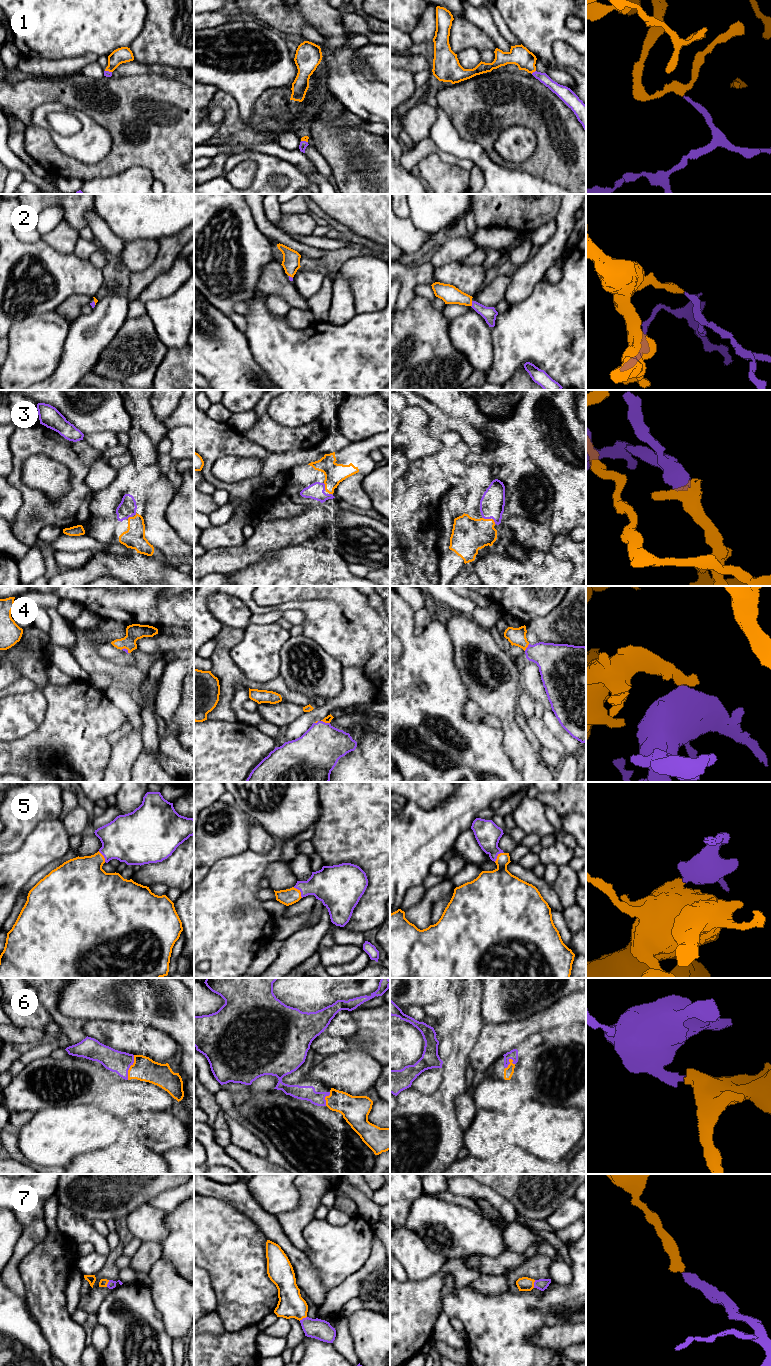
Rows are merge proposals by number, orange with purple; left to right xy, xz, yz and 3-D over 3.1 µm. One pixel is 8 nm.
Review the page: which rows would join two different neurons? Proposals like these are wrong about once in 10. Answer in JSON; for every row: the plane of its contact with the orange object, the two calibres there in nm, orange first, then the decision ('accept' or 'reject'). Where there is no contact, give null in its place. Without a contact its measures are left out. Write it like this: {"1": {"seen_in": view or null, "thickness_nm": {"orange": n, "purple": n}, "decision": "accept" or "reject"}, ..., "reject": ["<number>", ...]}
{"1": {"seen_in": "yz", "thickness_nm": {"orange": 160, "purple": 90}, "decision": "accept"}, "2": {"seen_in": "yz", "thickness_nm": {"orange": 150, "purple": 110}, "decision": "accept"}, "3": {"seen_in": "yz", "thickness_nm": {"orange": 280, "purple": 200}, "decision": "accept"}, "4": {"seen_in": "xz", "thickness_nm": {"orange": 50, "purple": 360}, "decision": "accept"}, "5": {"seen_in": "xz", "thickness_nm": {"orange": 130, "purple": 280}, "decision": "accept"}, "6": {"seen_in": "xy", "thickness_nm": {"orange": 190, "purple": 180}, "decision": "accept"}, "7": {"seen_in": "yz", "thickness_nm": {"orange": 110, "purple": 90}, "decision": "accept"}, "reject": []}

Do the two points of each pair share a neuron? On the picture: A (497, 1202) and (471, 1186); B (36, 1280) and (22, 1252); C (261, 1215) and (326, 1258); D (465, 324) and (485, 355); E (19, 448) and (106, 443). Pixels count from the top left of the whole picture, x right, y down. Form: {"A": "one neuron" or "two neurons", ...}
{"A": "one neuron", "B": "two neurons", "C": "two neurons", "D": "one neuron", "E": "two neurons"}

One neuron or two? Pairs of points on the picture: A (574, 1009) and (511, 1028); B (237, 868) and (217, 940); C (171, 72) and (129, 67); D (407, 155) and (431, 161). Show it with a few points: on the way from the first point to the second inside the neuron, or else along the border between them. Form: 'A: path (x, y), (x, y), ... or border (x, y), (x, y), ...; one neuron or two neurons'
A: path (558, 1013), (547, 1019), (527, 1025); one neuron
B: path (231, 886), (222, 922); one neuron
C: path (161, 70), (139, 69); one neuron
D: border (439, 154), (429, 153), (416, 165); two neurons

